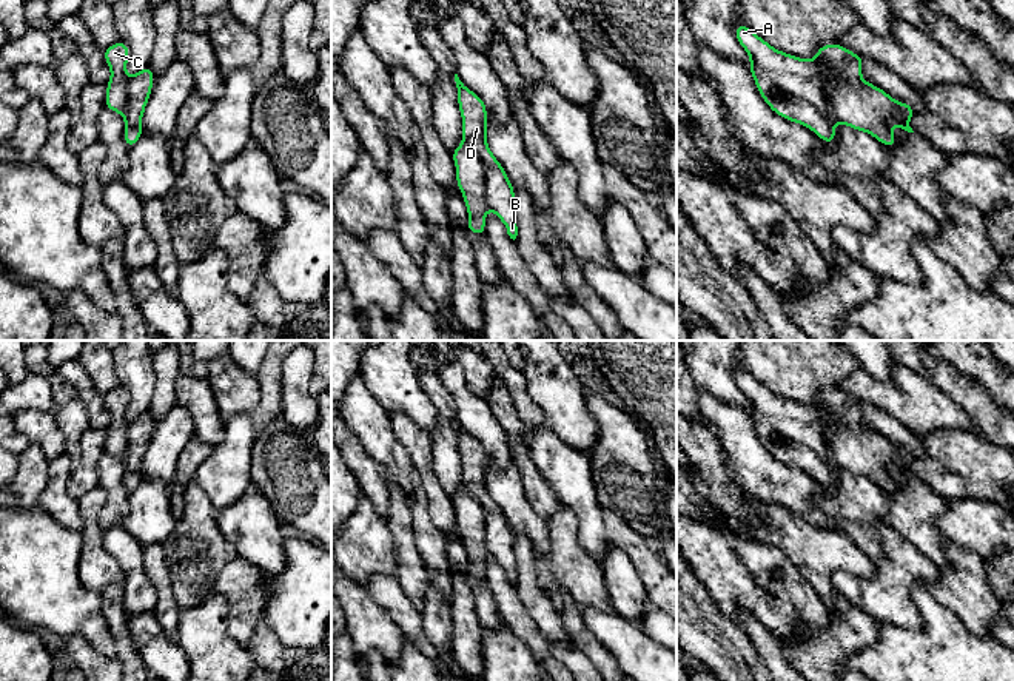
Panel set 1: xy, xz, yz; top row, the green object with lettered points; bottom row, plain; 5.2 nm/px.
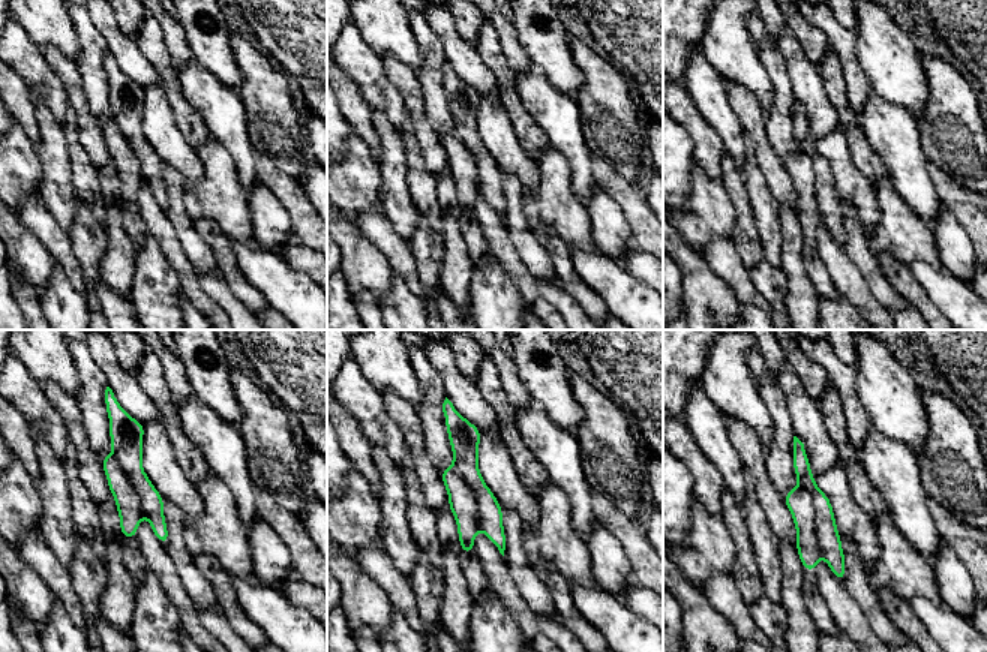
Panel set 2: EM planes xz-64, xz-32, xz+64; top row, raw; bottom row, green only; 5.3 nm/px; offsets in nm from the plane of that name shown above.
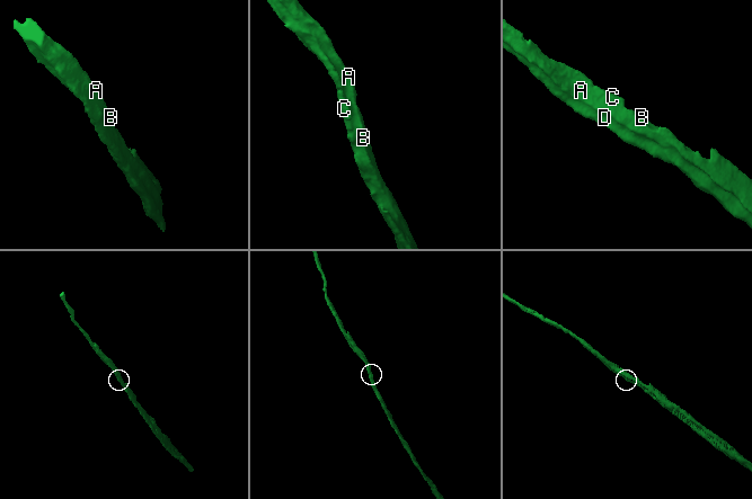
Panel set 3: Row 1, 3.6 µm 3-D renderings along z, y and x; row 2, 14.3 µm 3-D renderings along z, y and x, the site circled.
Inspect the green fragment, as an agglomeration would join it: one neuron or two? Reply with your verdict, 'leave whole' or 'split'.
split

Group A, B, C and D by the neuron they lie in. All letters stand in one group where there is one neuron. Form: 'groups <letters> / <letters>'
groups A B D / C

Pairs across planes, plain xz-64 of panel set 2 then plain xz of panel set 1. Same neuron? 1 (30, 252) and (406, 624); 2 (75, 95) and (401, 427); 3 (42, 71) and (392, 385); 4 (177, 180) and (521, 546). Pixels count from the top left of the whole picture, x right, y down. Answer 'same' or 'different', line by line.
1: different
2: same
3: different
4: same

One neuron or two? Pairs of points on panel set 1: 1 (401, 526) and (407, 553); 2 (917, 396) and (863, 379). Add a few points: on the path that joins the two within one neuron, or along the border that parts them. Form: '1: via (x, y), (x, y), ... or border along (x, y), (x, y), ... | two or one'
1: via (401, 532), (404, 547) | one
2: via (903, 396), (877, 392) | one

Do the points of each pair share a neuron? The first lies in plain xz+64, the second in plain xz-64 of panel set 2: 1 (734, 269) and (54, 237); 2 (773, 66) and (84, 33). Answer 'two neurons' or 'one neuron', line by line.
1: one neuron
2: one neuron

